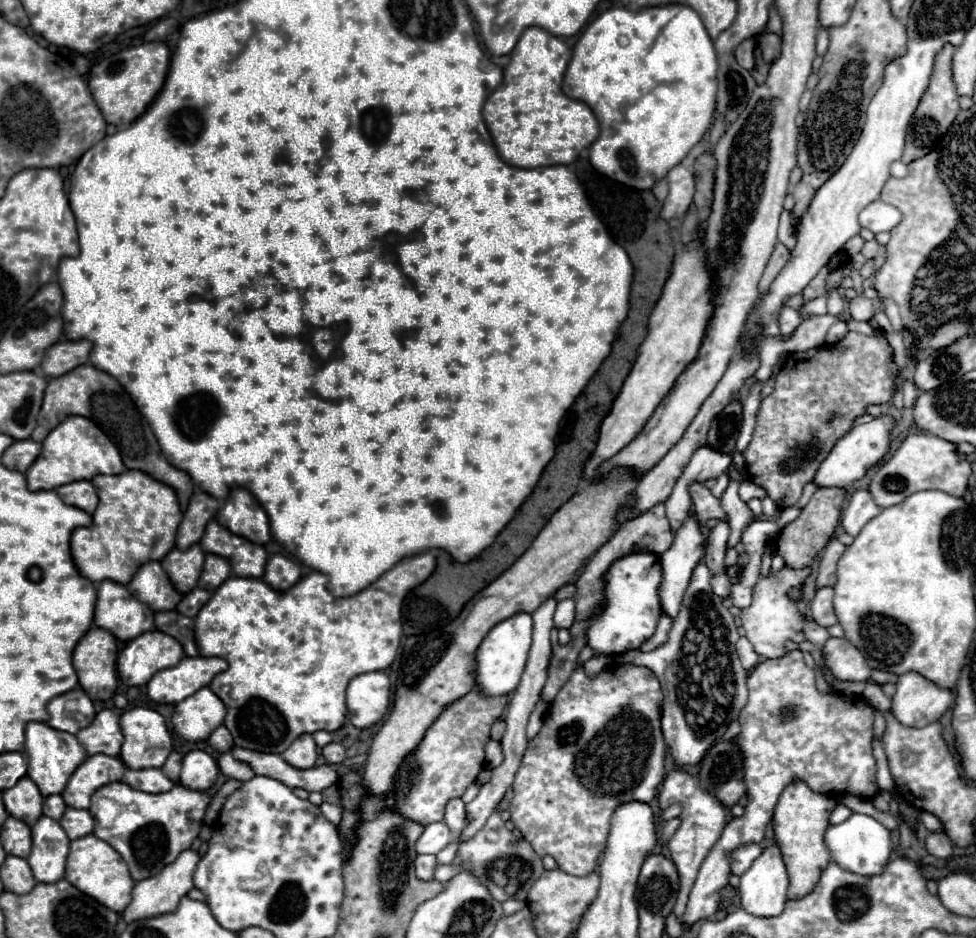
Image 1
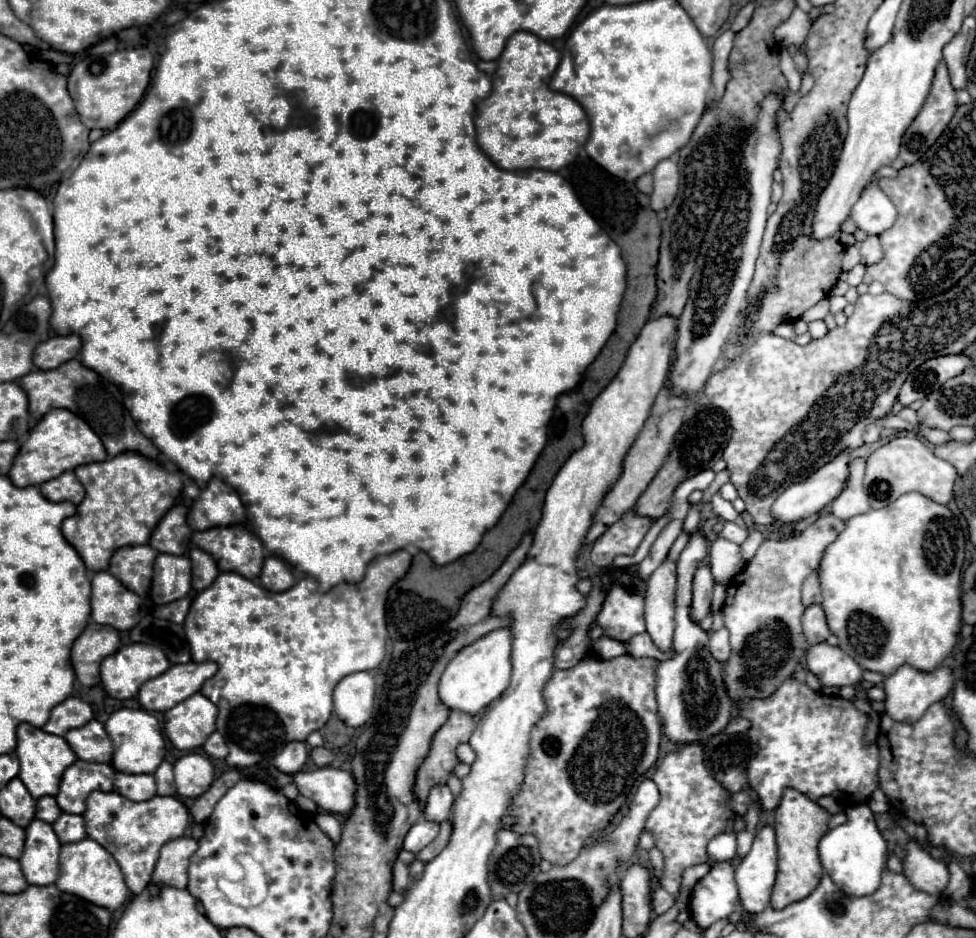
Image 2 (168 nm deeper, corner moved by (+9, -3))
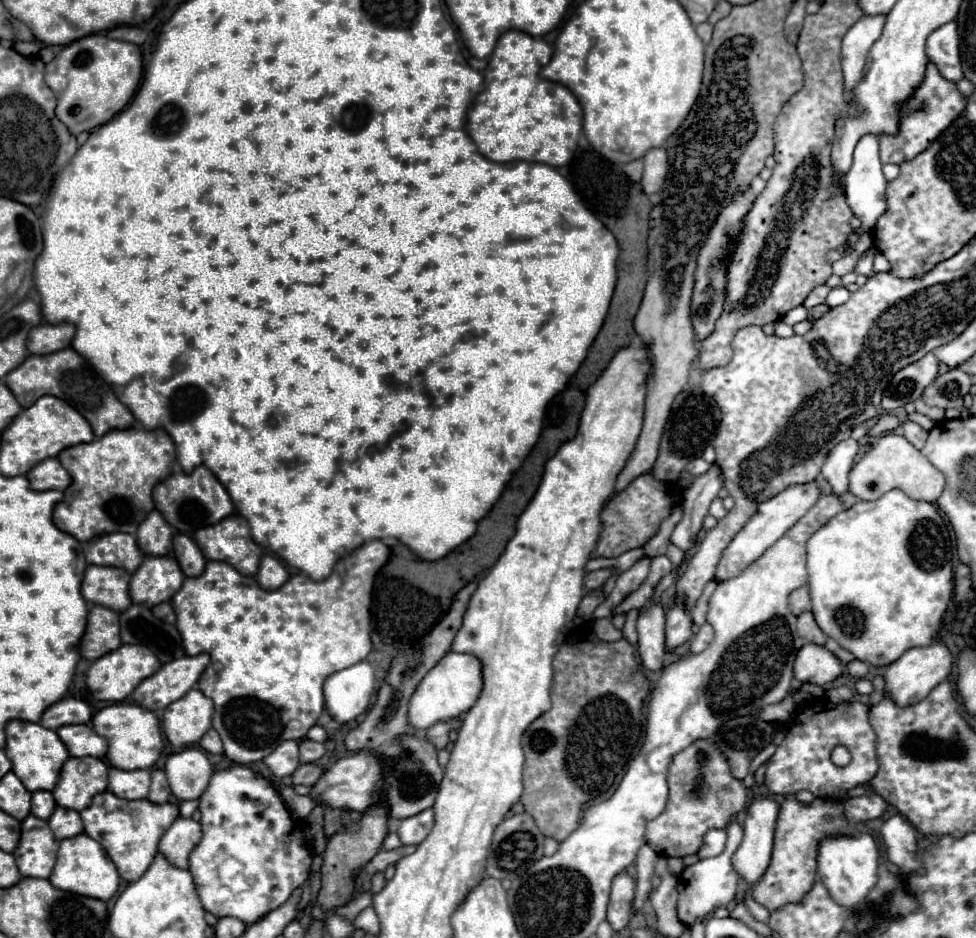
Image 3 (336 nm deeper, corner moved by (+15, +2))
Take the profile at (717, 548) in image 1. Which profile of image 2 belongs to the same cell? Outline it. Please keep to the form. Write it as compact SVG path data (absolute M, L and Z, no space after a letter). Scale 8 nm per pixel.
M698 567L694 575L694 585L692 585L692 605L690 605L690 619L700 623L708 611L710 611L710 597L712 597L712 575L710 567Z

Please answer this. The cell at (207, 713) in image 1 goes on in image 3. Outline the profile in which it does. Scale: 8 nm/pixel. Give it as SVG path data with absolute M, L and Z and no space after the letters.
M198 688L172 702L162 716L162 728L172 746L186 746L198 742L212 724L214 702Z

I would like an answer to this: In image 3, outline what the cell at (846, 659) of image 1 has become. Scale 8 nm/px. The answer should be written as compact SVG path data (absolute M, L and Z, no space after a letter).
M804 644L798 650L794 662L794 676L800 682L812 682L824 686L828 682L834 682L844 672L846 672L846 664L824 646Z

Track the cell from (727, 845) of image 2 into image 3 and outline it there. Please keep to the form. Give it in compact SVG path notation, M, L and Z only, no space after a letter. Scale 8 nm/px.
M710 830L704 836L704 846L698 850L700 858L708 858L708 856L718 856L726 846L726 832L724 830Z

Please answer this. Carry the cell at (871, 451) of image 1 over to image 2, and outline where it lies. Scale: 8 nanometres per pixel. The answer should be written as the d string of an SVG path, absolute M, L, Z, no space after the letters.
M846 451L846 453L838 455L838 459L834 459L832 463L828 463L826 467L820 467L814 475L810 475L810 477L798 481L798 483L794 483L792 487L788 487L776 499L776 503L772 505L772 517L774 517L774 521L778 521L782 525L792 525L792 523L808 519L810 515L820 513L828 503L832 503L838 497L838 493L846 485L846 463L848 461L850 461L850 453Z

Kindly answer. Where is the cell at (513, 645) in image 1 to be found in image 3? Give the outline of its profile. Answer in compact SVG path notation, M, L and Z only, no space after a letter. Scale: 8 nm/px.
M448 652L420 682L418 690L410 700L408 720L414 730L426 730L440 720L458 718L472 708L472 702L480 696L480 686L484 678L480 674L480 660L474 654L456 654Z

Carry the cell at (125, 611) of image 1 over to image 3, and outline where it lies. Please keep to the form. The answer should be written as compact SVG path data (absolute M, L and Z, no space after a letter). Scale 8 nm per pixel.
M88 566L82 582L82 596L96 606L108 606L110 610L124 612L130 608L128 598L130 574L124 568L112 566Z

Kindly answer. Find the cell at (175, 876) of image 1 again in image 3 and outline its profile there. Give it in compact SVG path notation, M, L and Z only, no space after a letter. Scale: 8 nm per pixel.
M178 818L160 838L158 852L168 858L176 868L188 868L188 854L202 838L200 824L192 818Z

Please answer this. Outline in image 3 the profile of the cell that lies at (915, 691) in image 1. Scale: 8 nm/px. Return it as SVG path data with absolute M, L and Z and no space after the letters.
M942 642L924 646L924 648L910 648L896 662L886 666L886 672L884 672L886 692L898 706L912 706L920 700L924 700L932 688L936 688L940 682L944 682L948 678L950 670L952 670L952 654Z

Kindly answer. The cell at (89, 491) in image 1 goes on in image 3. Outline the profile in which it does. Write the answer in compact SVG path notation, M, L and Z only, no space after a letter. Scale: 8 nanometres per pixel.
M48 458L40 464L36 464L28 474L26 478L30 480L30 486L34 490L60 490L64 492L70 484L72 484L72 478L70 474L64 470L64 466L60 464L58 458Z

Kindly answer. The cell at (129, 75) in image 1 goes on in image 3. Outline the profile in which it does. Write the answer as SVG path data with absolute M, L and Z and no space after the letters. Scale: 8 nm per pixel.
M102 34L80 38L46 64L46 84L58 98L56 116L72 134L92 130L112 120L136 94L142 80L142 54L136 44L112 40Z

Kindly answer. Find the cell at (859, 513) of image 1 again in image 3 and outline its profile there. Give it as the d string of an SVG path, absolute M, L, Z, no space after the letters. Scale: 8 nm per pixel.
M848 438L840 442L826 458L826 464L822 466L822 476L832 486L834 494L846 494L848 492L848 474L858 458L858 442L854 438Z

